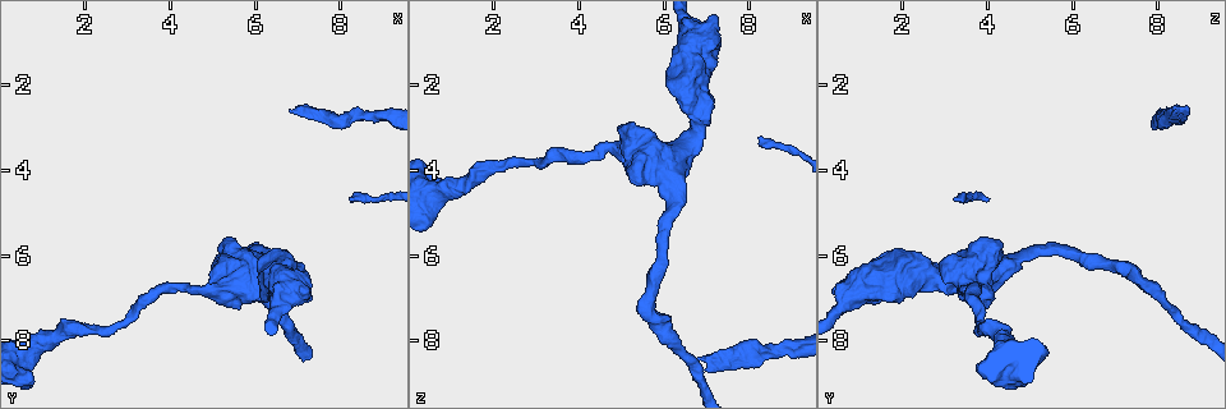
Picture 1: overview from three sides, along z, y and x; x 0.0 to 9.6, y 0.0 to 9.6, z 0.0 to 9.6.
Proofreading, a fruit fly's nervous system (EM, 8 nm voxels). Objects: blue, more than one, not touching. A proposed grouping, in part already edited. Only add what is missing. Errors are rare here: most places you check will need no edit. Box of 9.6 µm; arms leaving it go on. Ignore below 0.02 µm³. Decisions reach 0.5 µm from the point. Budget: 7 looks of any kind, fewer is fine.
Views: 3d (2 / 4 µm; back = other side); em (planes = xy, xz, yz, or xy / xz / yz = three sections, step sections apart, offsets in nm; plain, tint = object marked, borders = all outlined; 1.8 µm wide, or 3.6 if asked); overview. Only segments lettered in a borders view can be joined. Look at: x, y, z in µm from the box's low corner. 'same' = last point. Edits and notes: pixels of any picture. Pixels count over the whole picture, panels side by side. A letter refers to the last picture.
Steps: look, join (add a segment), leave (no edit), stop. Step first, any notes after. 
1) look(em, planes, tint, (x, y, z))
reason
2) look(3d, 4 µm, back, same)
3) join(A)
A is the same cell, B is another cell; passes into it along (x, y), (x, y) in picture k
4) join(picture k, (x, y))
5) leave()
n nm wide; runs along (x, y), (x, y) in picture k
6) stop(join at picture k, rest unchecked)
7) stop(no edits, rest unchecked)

look(em, xz, step 16, borders, (6.95, 2.55, 8.75))
end of a long branch

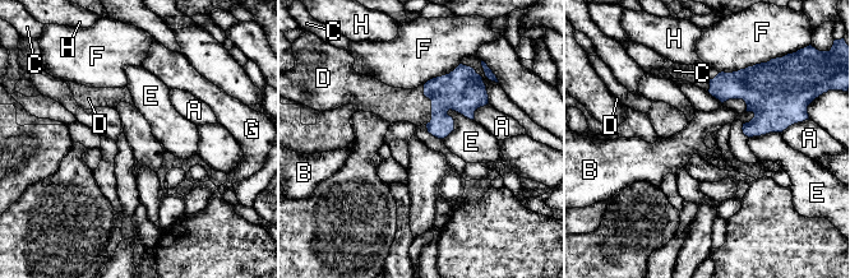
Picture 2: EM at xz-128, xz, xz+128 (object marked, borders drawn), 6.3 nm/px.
join(D)
D is the same cell, A, B, C, E, F, G and H are other cells; passes into it along (463, 91), (432, 103), (395, 105) in picture 2; the neuron continues

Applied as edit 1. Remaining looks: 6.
look(3d, 4 µm, (5.60, 6.10, 3.80))
thick turns thin

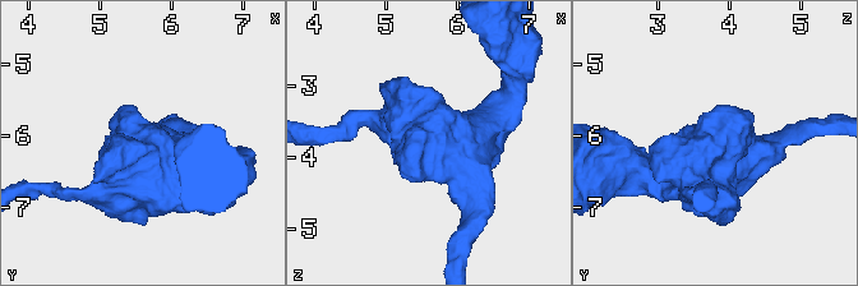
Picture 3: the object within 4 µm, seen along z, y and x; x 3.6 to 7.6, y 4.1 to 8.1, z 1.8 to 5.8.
look(em, 3.6 µm, xz, step 8, tint, (5.60, 6.10, 3.85))
need the tissue

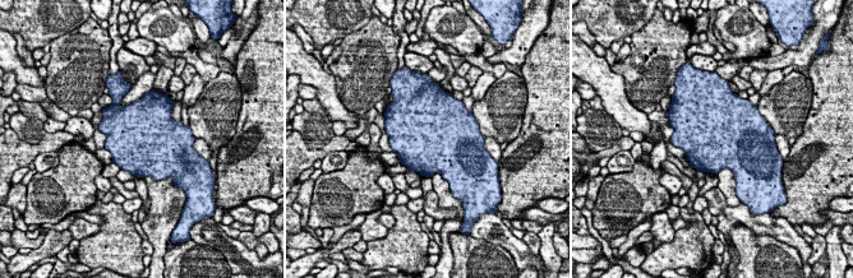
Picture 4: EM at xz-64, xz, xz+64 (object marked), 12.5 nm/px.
look(em, 3.6 µm, planes, borders, same)

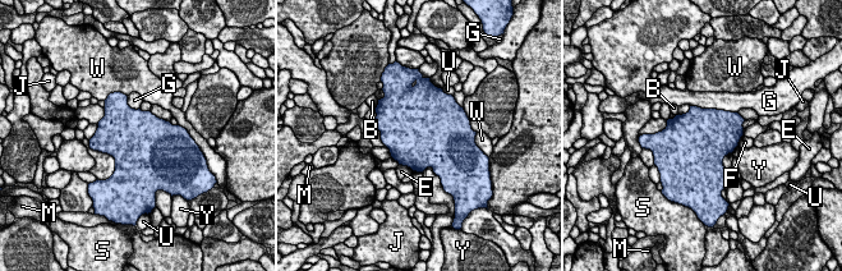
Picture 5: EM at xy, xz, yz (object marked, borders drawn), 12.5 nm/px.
leave()
800 nm wide; B, E, F, G, J, M, S, U, W and Y are other cells; border along (690, 105), (737, 113) in picture 5; no lettered segment goes on from it

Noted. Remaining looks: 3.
look(3d, 4 µm, (7.35, 7.00, 1.05))
branch stops here

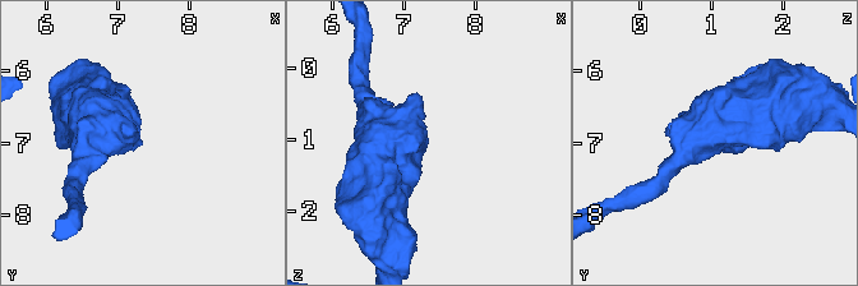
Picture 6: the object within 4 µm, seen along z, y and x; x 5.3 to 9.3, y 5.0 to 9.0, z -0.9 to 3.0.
look(em, 3.6 µm, planes, borders, (7.30, 7.05, 1.00))
shape alone is not enough

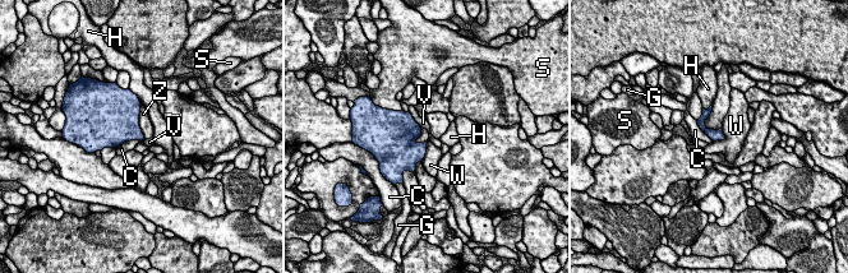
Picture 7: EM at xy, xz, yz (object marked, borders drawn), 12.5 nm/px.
leave()
C, G, H, S, V, W and Z are other cells; none of them fits

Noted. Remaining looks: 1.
stop(join at picture 2, rest unchecked)

